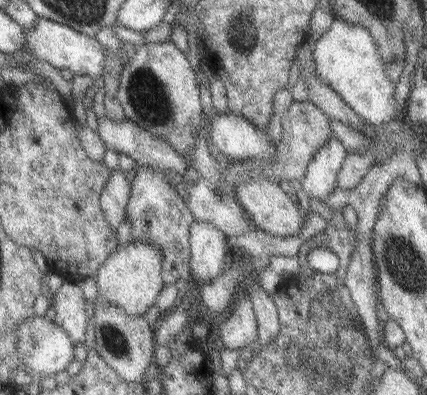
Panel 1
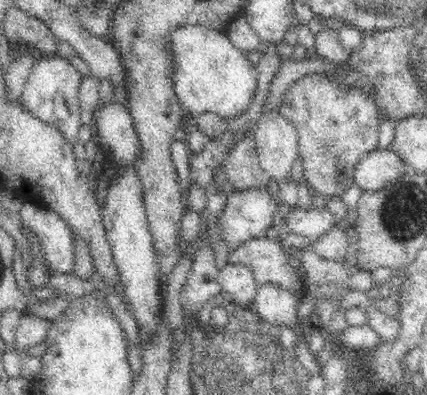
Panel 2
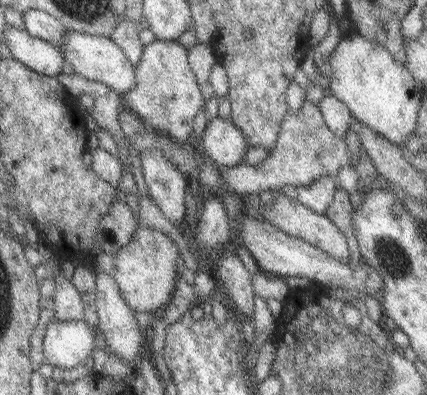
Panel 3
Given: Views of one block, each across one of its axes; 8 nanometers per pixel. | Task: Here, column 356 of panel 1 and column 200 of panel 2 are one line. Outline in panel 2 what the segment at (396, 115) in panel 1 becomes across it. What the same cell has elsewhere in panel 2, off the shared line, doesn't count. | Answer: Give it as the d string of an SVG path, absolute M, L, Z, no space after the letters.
M188 26L174 30L170 40L170 54L174 60L172 84L182 110L190 112L192 116L214 112L224 122L240 118L250 110L256 98L258 70L246 60L246 54L238 50L224 34L204 26Z

